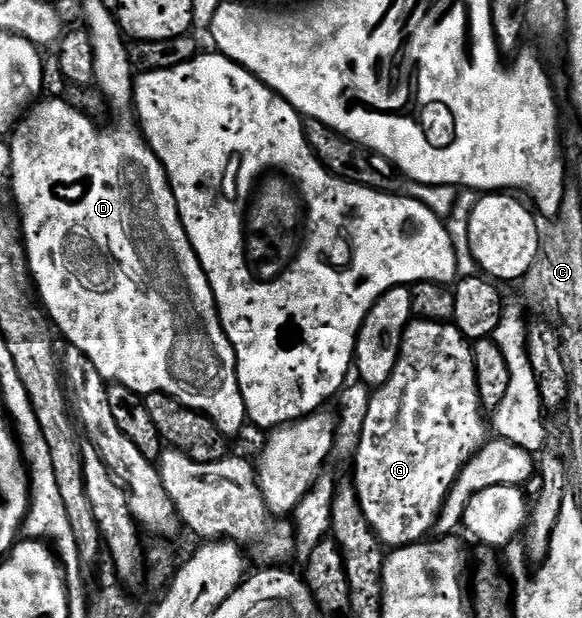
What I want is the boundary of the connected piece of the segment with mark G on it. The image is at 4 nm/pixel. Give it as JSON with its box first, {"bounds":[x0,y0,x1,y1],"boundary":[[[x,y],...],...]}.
{"bounds":[352,319,488,550],"boundary":[[[415,319],[403,335],[391,377],[371,395],[364,434],[360,434],[360,446],[352,461],[352,483],[360,510],[364,510],[364,518],[381,544],[390,550],[403,548],[425,541],[435,531],[446,496],[462,468],[488,440],[486,428],[488,432],[488,420],[478,396],[471,341],[453,323]]]}

